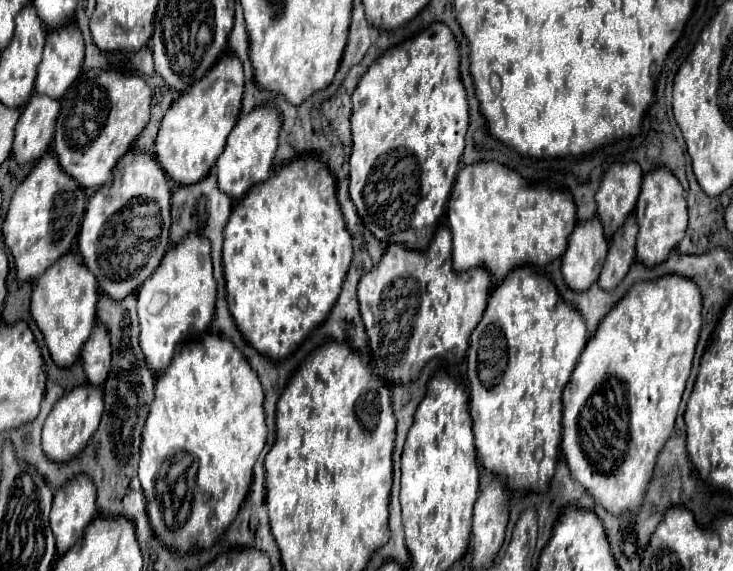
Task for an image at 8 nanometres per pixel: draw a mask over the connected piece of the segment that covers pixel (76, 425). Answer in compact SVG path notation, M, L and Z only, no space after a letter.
M78 386L72 392L68 392L48 414L44 428L42 428L42 450L52 462L70 462L76 458L96 432L100 424L100 416L104 410L104 396L100 386Z

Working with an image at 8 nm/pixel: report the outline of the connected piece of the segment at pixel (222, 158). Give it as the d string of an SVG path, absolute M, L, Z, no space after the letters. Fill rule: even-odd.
M260 108L252 110L252 114L240 116L234 130L228 136L224 152L216 160L218 170L218 188L228 194L232 200L240 200L248 190L264 180L268 180L272 172L272 160L278 146L278 130L280 130L280 114L276 108Z

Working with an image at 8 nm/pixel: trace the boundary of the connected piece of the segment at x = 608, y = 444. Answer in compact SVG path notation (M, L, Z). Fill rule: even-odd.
M664 276L656 282L634 284L626 296L600 322L600 330L588 340L578 366L564 390L562 452L572 476L610 514L638 512L652 480L656 458L670 438L678 406L692 370L692 358L700 332L700 290L688 278Z

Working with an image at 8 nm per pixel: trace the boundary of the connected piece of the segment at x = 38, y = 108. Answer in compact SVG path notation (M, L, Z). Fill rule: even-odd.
M32 94L28 106L22 108L20 120L16 124L12 154L18 164L38 162L46 154L54 138L58 112L60 112L58 100L42 94Z

